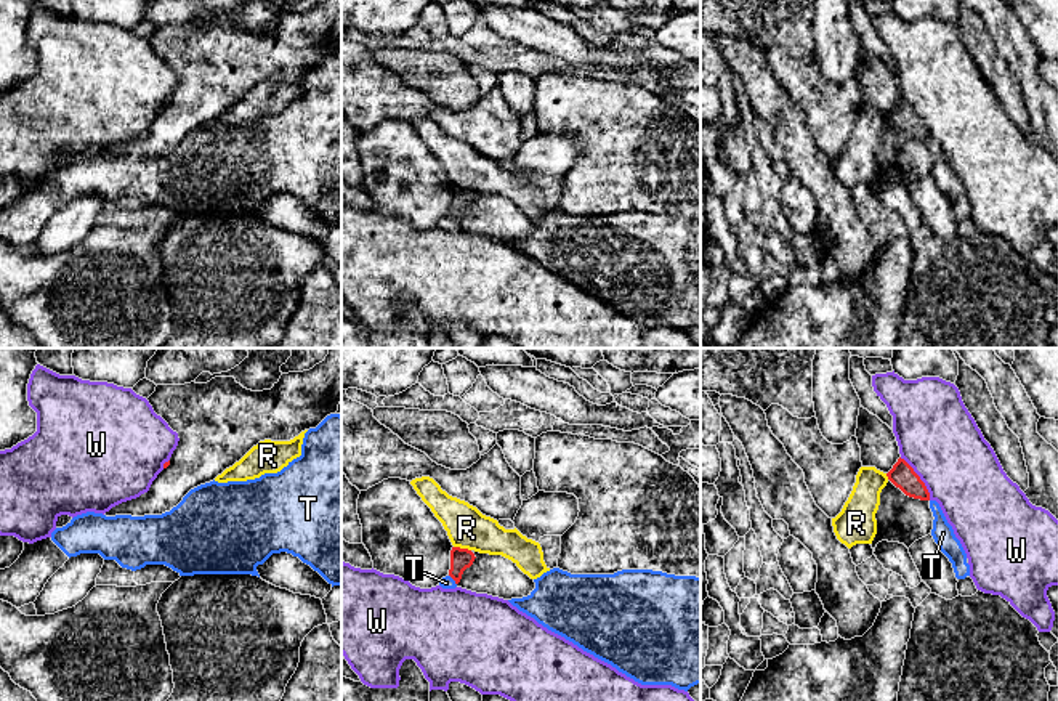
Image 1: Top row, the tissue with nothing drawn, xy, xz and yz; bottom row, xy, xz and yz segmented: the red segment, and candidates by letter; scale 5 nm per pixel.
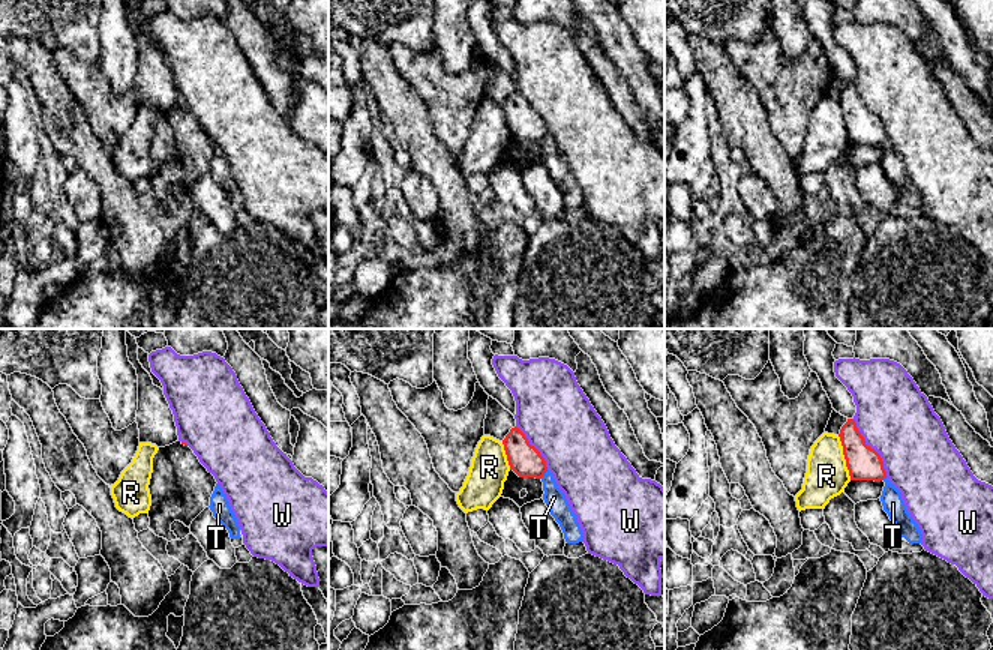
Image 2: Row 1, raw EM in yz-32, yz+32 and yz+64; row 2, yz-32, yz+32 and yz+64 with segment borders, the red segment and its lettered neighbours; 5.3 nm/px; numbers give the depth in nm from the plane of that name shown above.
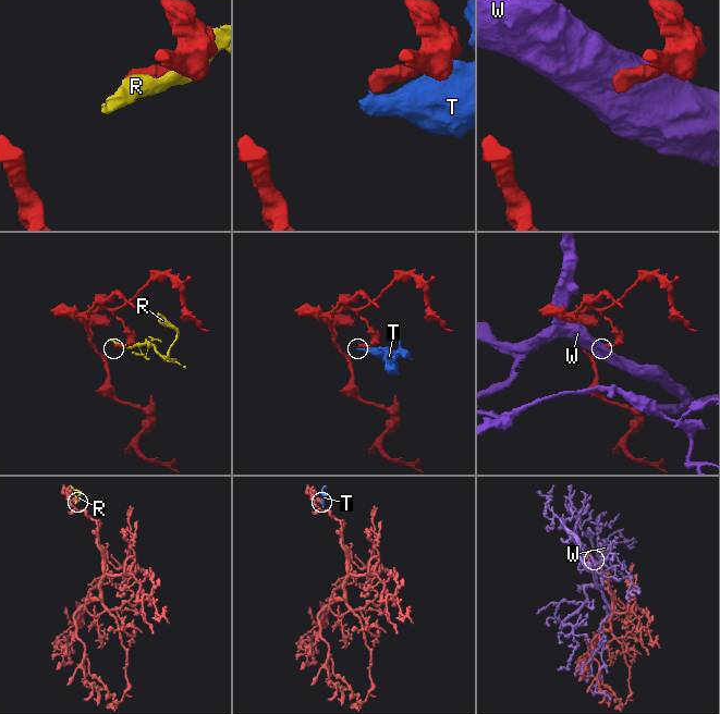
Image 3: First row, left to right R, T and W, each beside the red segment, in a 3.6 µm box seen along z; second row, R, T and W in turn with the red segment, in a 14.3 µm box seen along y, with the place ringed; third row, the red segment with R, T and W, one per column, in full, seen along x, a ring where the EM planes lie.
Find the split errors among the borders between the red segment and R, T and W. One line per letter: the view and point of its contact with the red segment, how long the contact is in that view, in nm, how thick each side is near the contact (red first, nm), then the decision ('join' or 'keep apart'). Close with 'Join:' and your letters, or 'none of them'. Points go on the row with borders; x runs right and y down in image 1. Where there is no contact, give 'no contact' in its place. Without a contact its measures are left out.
R: contact xz (462, 549); length 90 nm; calibres 110 and 200 nm; keep apart
T: contact xz (452, 578); length 70 nm; calibres 110 and 60 nm; keep apart
W: contact yz (919, 478); length 260 nm; calibres 120 and 400 nm; keep apart
Join: none of them

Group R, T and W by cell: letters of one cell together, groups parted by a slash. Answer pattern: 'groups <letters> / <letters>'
groups R / T / W

